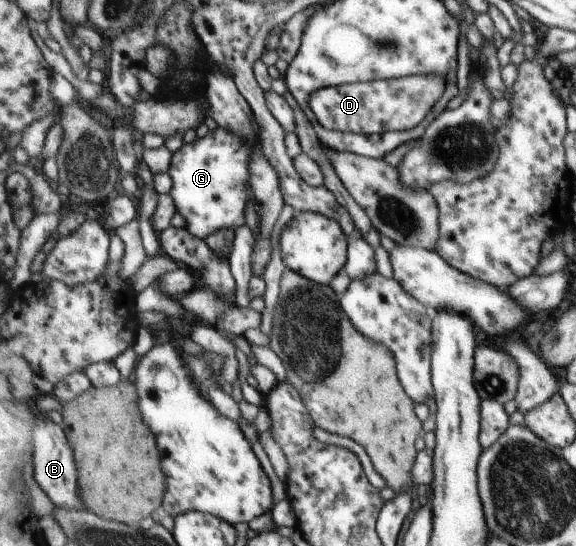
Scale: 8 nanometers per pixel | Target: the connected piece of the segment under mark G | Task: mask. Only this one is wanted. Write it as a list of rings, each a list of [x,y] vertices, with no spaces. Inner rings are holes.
[[[218,125],[207,136],[195,138],[191,144],[183,144],[173,154],[168,168],[172,184],[174,184],[170,196],[174,198],[178,214],[184,218],[186,230],[190,234],[198,236],[200,240],[205,240],[210,234],[214,234],[220,229],[229,228],[236,231],[240,226],[246,224],[248,201],[253,203],[257,211],[262,210],[262,206],[254,194],[252,172],[250,172],[250,160],[254,156],[254,148],[258,148],[260,142],[261,134],[256,134],[252,138],[244,138],[244,136],[238,136],[234,130],[226,130]]]

